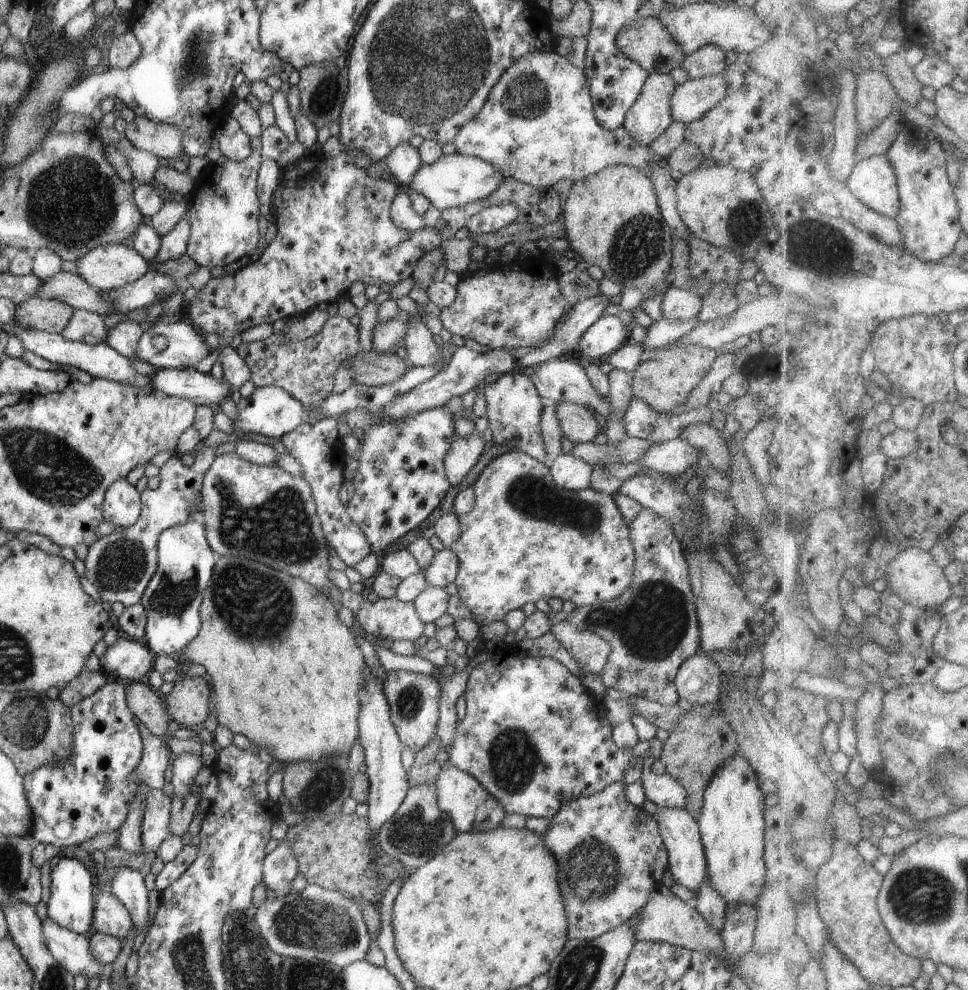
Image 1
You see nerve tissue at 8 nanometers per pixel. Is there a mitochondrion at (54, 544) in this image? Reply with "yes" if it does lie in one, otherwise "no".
no

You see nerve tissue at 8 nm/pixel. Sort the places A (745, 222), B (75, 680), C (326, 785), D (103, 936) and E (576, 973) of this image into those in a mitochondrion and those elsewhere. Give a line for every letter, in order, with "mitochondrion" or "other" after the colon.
A: mitochondrion
B: other
C: mitochondrion
D: other
E: mitochondrion

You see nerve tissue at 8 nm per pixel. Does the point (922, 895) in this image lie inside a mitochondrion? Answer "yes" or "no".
yes

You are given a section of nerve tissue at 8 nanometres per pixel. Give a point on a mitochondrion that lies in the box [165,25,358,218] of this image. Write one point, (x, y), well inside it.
(323, 100)

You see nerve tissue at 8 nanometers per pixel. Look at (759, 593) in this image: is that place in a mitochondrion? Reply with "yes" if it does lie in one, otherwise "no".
no

